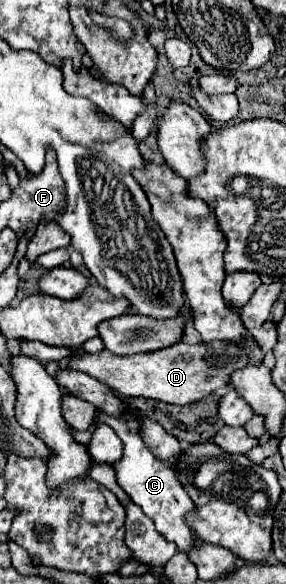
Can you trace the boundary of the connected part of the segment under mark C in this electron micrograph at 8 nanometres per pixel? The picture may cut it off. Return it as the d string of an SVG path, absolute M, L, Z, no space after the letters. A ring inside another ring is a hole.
M96 411L92 425L96 427L98 423L112 427L124 445L122 457L112 463L112 467L116 471L118 485L144 511L144 515L148 515L154 521L154 527L162 537L176 543L178 551L188 551L192 547L194 533L184 523L184 515L194 511L194 503L188 497L188 493L184 491L184 487L180 485L180 481L176 479L176 473L166 463L160 463L160 459L148 449L148 445L140 437L140 421L132 415L132 411L124 411L120 417L112 417L112 415L106 415L102 411Z

